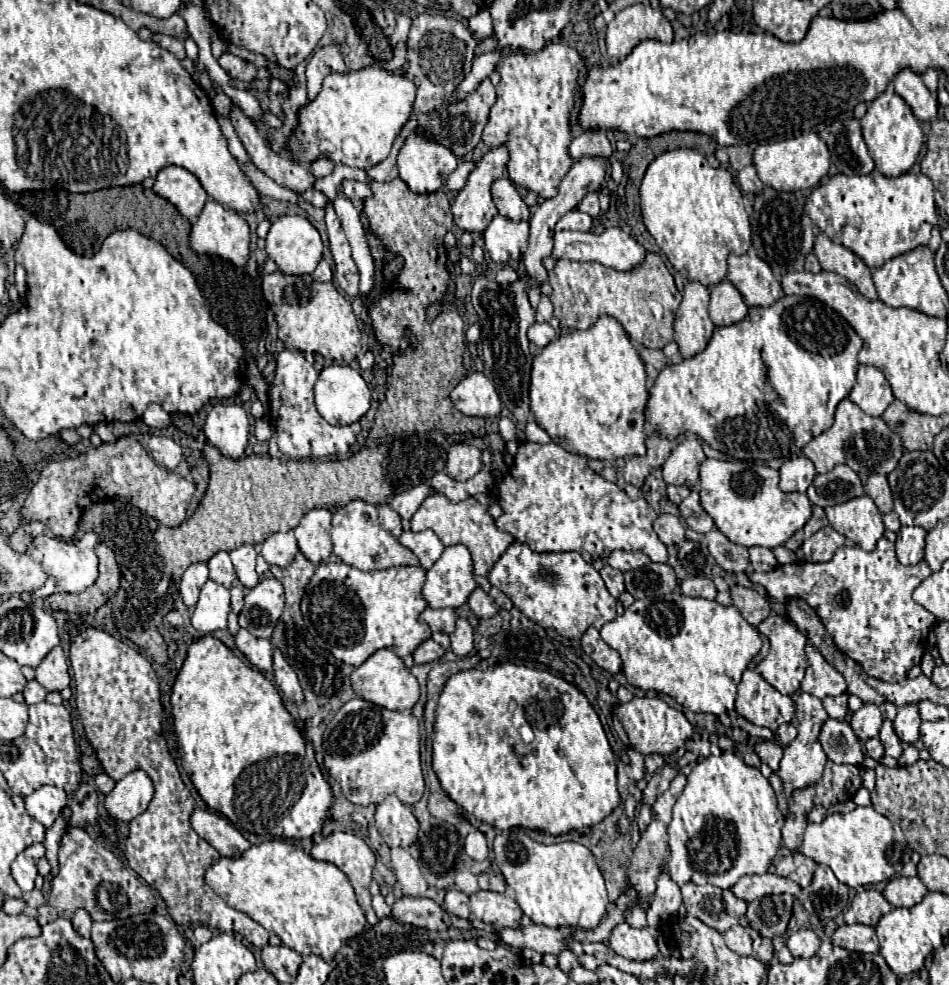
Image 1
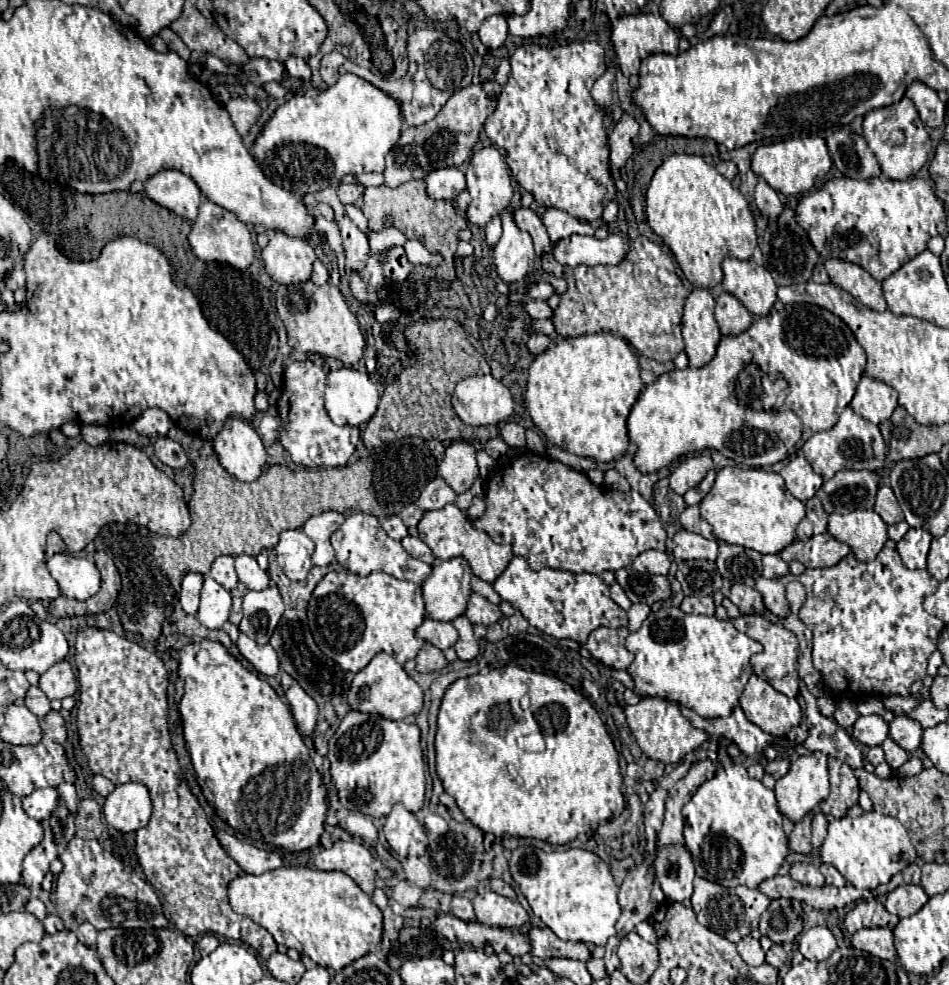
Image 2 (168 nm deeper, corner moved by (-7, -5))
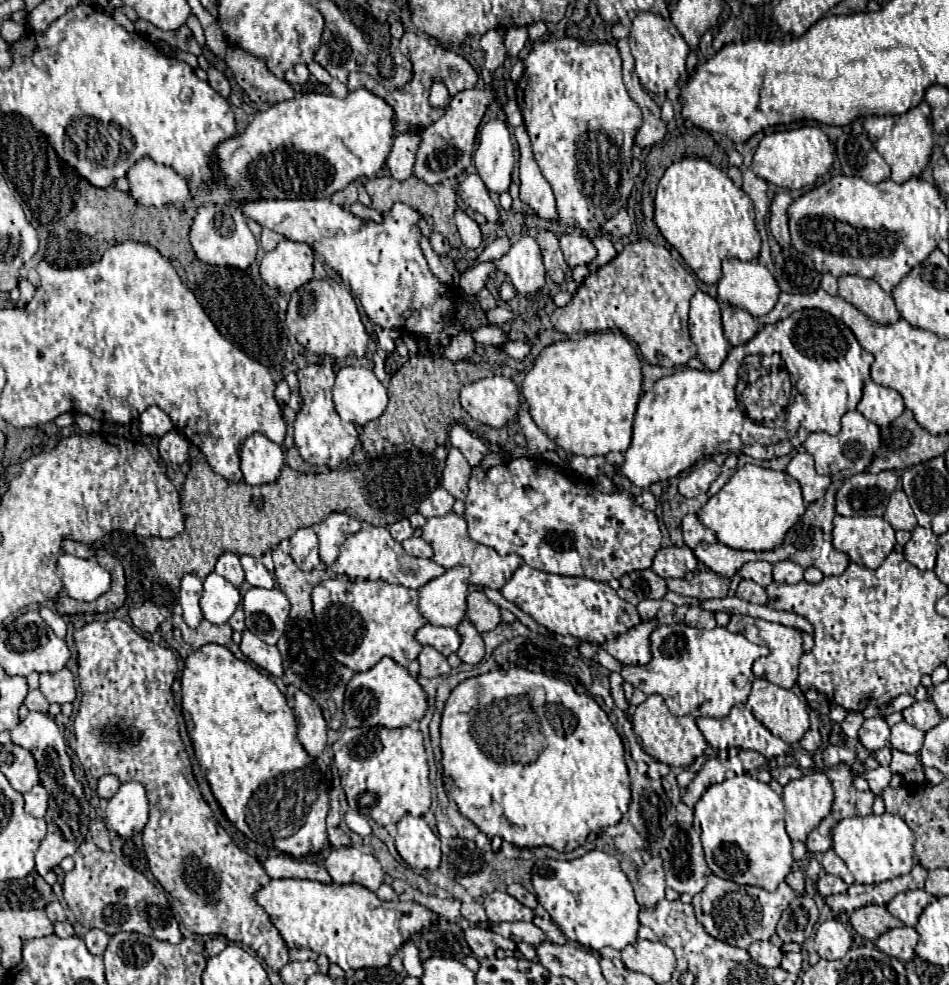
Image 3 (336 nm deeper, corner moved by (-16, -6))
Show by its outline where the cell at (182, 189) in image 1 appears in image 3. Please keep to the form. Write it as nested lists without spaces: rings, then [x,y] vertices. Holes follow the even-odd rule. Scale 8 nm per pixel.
[[[148,157],[140,159],[130,169],[126,179],[130,181],[130,195],[142,205],[174,205],[184,211],[184,207],[192,203],[188,179],[172,171],[172,167],[158,165]]]

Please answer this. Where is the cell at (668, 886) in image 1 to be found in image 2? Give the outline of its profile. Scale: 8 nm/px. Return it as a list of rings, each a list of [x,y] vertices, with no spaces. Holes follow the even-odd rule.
[[[685,844],[661,846],[657,850],[653,868],[667,900],[681,902],[685,898],[691,898],[695,866],[691,852],[685,848]]]

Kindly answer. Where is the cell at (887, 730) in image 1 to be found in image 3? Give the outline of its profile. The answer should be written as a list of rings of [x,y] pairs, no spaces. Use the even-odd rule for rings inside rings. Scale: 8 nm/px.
[[[890,749],[892,751],[892,763],[890,763],[890,769],[892,773],[898,773],[898,775],[904,775],[908,771],[912,771],[916,765],[918,765],[918,759],[916,755],[910,755],[910,753],[902,753],[898,749]]]

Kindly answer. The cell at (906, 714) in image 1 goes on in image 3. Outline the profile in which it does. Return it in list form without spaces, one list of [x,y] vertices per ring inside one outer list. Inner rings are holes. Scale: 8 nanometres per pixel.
[[[900,721],[898,725],[892,727],[892,735],[890,735],[890,743],[894,749],[904,751],[904,753],[912,753],[916,755],[920,751],[920,747],[924,745],[924,733],[916,727],[912,727],[906,721]]]

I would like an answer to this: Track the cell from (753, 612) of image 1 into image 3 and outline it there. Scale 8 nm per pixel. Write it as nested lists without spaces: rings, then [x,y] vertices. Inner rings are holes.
[[[742,579],[740,585],[738,585],[738,589],[736,589],[736,597],[744,599],[744,601],[750,601],[750,603],[758,603],[758,605],[766,603],[766,591],[764,591],[764,587],[760,587],[754,581],[744,581]]]

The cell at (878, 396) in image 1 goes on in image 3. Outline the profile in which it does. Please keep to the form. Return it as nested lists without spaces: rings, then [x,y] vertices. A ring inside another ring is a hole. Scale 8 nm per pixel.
[[[870,379],[864,385],[864,397],[858,403],[858,411],[878,427],[886,427],[904,411],[904,401],[898,391]]]

